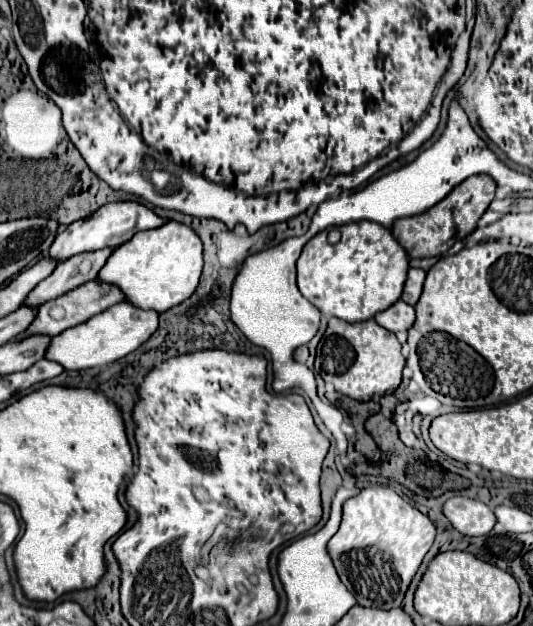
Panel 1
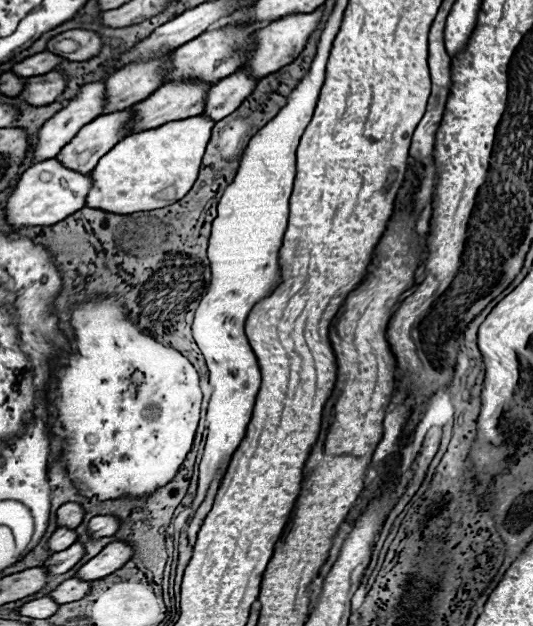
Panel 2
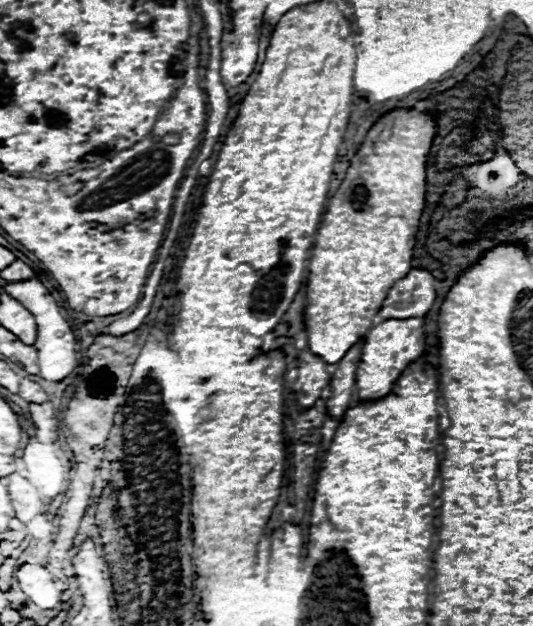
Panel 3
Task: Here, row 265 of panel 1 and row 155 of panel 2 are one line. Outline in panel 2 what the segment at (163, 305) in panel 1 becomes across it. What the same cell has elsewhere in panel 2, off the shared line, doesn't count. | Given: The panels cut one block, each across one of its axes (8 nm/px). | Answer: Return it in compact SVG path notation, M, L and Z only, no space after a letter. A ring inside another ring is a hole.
M192 116L130 134L118 142L110 154L104 154L92 170L94 190L86 198L86 206L110 210L114 214L134 214L178 202L190 192L198 178L200 162L214 124L216 122L206 116Z

